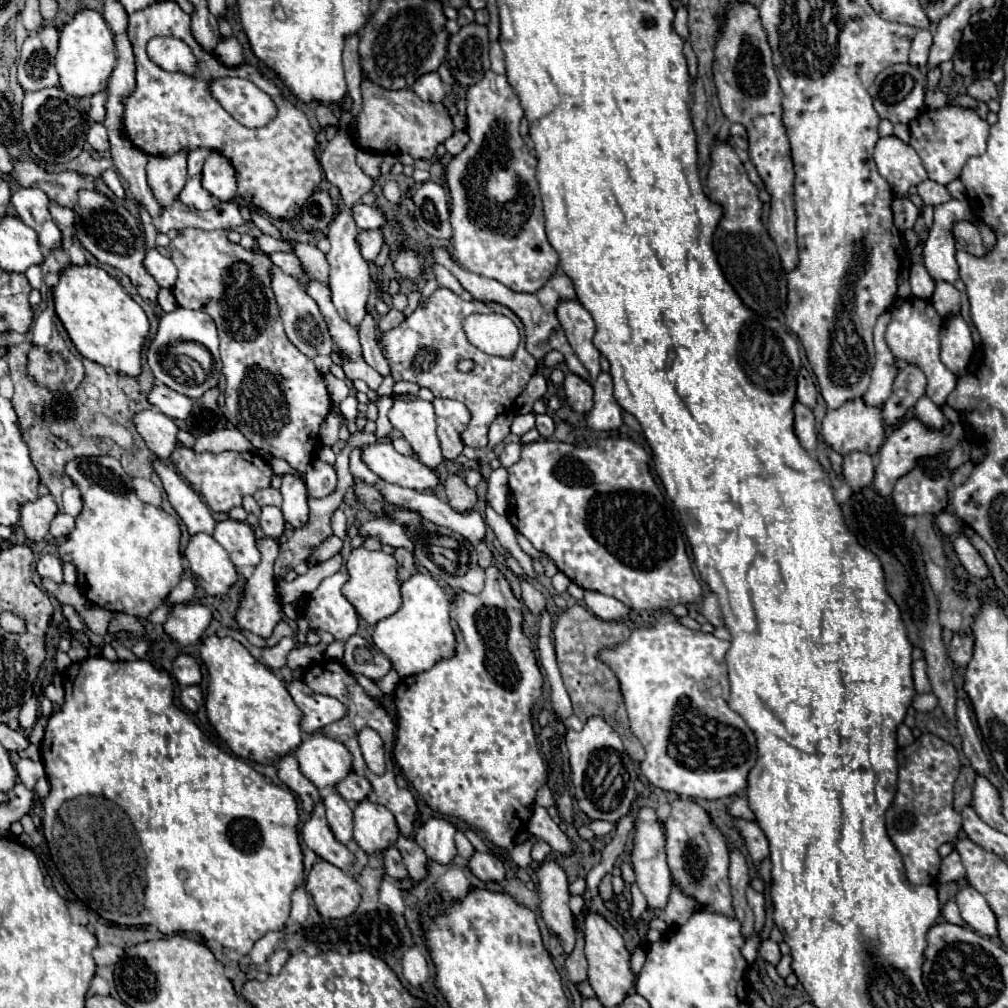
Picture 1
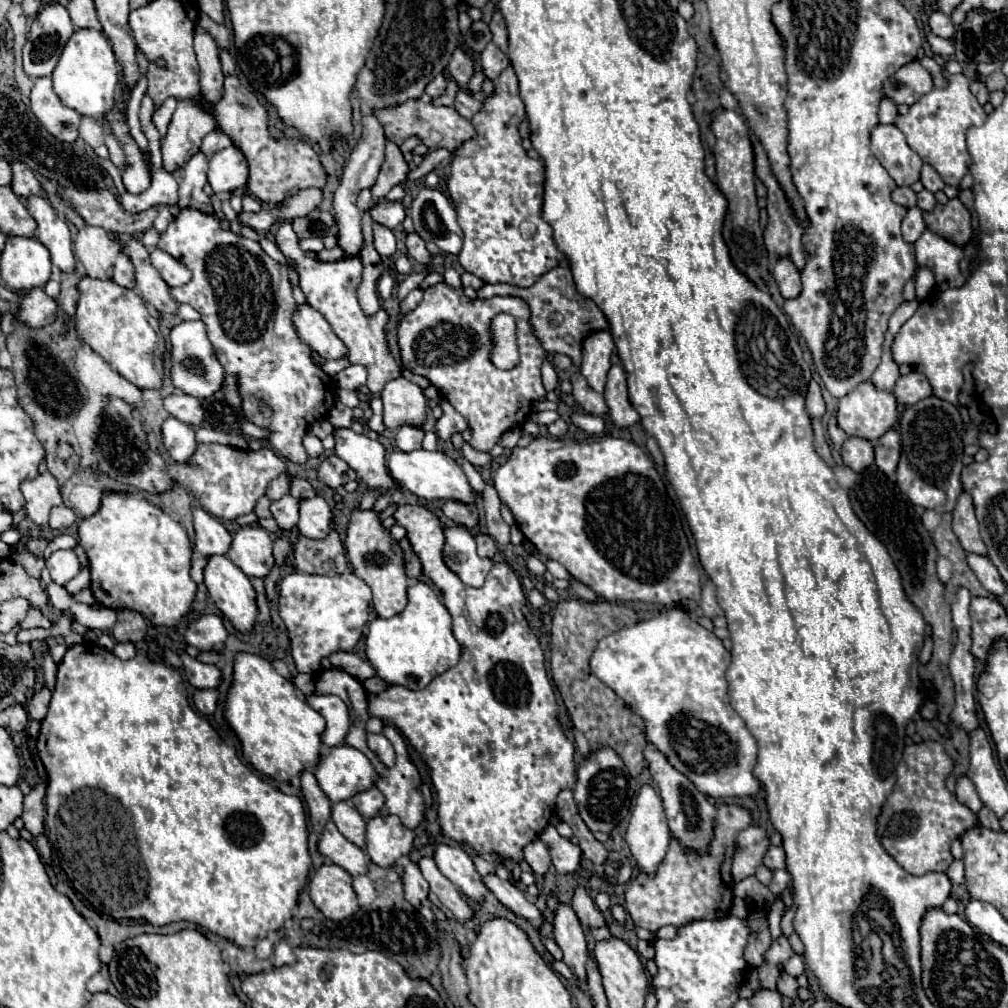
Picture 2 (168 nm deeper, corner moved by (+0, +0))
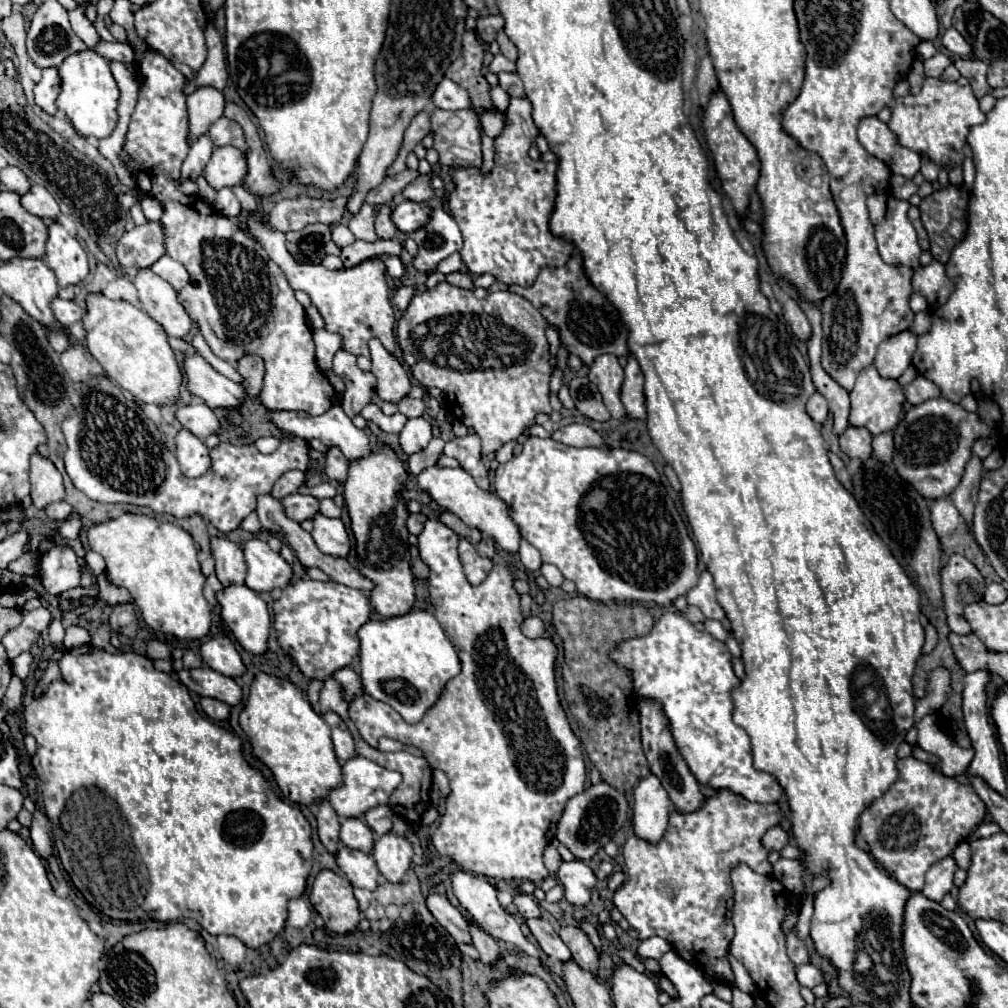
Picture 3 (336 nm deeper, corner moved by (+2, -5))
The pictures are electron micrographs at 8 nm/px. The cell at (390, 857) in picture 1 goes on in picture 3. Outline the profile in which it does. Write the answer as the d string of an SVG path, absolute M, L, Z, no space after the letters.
M428 894L426 896L426 908L430 914L448 930L448 934L456 942L470 942L470 934L466 934L466 918L458 908L454 908L448 898L440 894Z

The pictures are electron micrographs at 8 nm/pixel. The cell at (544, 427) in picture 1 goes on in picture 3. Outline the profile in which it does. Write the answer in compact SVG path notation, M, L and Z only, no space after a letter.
M586 424L562 426L556 432L552 432L552 438L556 442L562 442L566 446L576 446L576 448L582 448L582 446L596 446L596 448L600 448L602 446L602 438Z

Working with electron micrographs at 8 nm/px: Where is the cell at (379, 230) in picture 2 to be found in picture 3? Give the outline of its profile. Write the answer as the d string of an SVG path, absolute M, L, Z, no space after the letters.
M384 206L376 216L376 234L380 240L394 240L402 238L402 234L396 230L396 226L390 222L390 206Z

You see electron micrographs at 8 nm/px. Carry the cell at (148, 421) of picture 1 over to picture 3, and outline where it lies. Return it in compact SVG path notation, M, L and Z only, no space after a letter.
M180 430L176 434L176 458L188 478L198 478L210 468L208 448L198 436L190 434L188 430Z

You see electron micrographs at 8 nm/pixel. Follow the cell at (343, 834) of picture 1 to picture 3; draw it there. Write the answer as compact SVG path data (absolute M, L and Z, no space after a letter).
M344 818L340 822L340 840L344 846L362 850L366 854L370 854L374 846L372 830L366 826L366 822L362 822L362 818Z

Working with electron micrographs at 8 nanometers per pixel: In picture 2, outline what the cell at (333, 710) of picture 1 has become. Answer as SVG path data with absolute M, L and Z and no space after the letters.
M310 695L308 705L314 707L326 719L322 743L328 747L344 745L344 739L350 729L350 715L346 703L336 695Z

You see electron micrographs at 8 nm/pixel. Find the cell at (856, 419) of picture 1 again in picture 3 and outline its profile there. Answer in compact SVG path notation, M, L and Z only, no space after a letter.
M874 366L862 370L862 374L858 374L856 386L850 392L850 426L854 428L866 428L872 436L882 434L882 432L890 432L896 428L896 424L900 422L900 414L902 414L902 404L904 404L904 394L902 394L902 386L896 380L886 380L882 378Z

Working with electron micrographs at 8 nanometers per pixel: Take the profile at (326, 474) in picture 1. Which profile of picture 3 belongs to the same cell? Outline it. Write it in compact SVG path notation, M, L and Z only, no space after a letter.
M330 448L326 454L326 476L332 482L344 482L348 476L348 462L338 448Z

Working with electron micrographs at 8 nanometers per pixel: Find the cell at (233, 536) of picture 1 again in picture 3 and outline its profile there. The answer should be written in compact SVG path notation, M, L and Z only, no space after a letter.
M252 538L244 544L244 558L246 558L246 586L256 592L270 592L274 588L284 588L292 576L290 564L270 546L260 540Z

